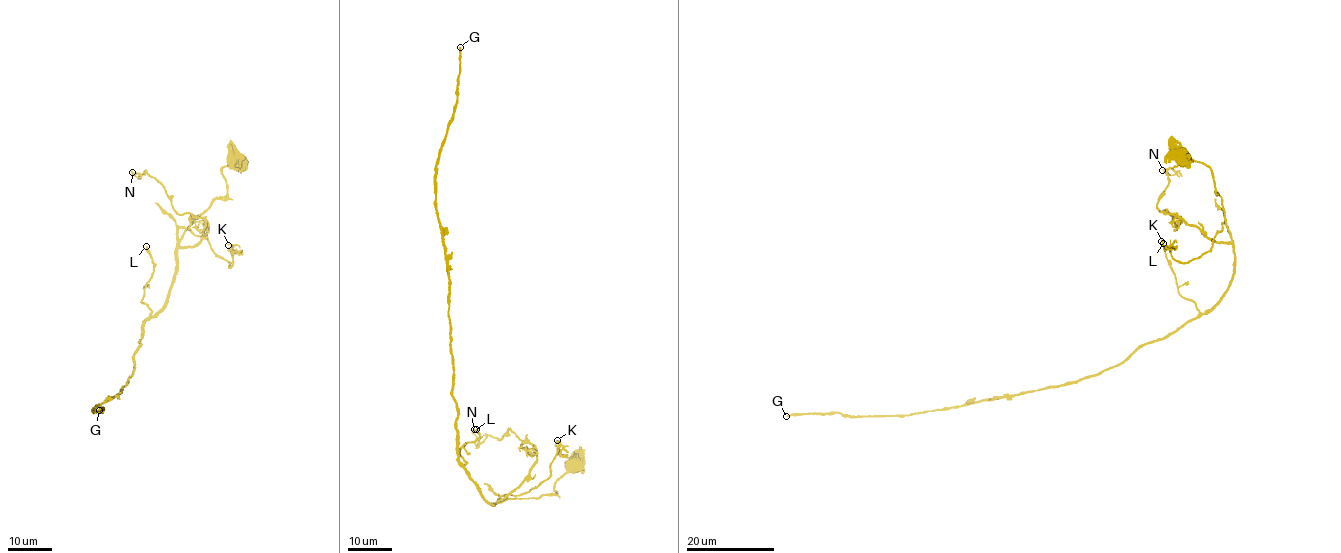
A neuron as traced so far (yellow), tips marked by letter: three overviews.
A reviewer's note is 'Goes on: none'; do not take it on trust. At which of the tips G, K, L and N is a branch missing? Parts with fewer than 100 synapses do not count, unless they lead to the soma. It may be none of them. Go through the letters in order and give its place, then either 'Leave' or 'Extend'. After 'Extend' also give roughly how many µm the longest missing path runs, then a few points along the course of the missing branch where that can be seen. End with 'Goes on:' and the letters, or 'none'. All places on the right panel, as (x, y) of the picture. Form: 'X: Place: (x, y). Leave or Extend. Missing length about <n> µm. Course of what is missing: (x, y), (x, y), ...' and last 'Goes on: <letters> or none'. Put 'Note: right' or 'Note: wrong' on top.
Note: wrong
G: Place: (786, 416). Extend. Missing length about 250 µm
K: Place: (1161, 241). Leave
L: Place: (1163, 243). Leave
N: Place: (1162, 170). Leave
Goes on: G

